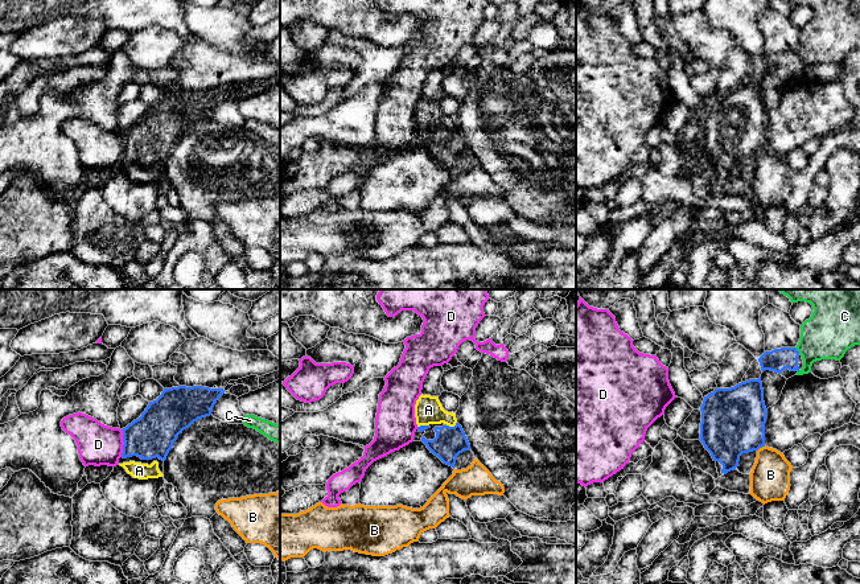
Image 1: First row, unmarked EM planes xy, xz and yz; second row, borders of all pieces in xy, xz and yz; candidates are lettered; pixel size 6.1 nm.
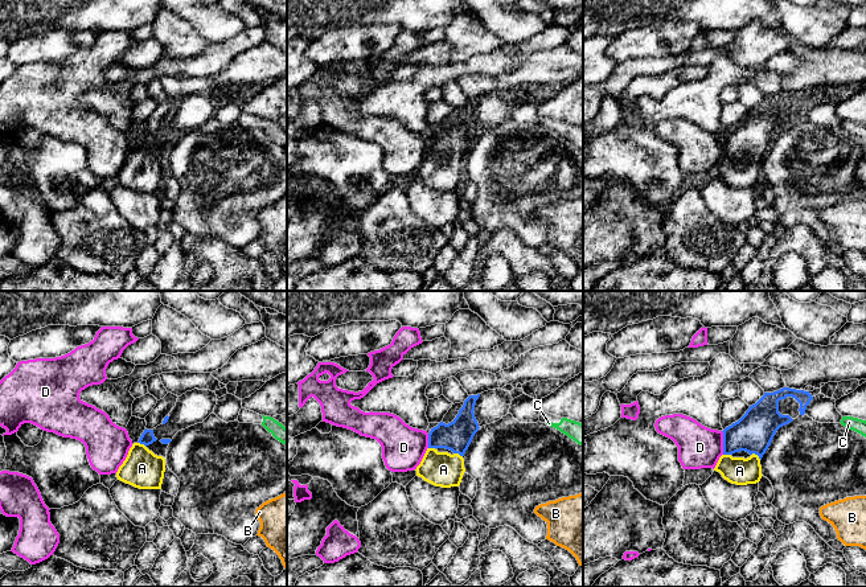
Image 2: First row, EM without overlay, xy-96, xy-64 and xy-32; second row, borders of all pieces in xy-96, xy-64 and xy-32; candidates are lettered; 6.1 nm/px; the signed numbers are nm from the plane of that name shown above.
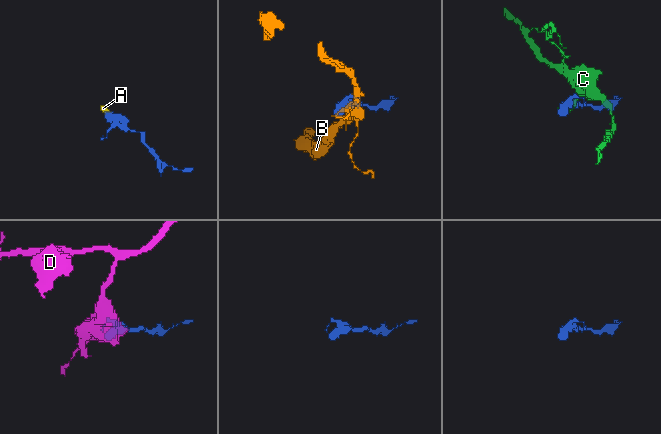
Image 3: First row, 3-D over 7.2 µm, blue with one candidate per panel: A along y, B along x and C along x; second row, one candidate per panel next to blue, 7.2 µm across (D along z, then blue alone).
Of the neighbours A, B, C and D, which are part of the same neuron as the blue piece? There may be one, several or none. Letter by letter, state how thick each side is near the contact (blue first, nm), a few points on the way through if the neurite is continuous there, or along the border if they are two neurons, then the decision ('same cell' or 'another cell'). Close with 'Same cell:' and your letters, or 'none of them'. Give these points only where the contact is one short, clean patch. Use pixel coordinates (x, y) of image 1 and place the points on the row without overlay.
A: 190 nm thick on the blue side, 170 nm on the other; runs through xz (449, 146), (452, 131), (443, 120), (428, 114); same cell
B: 380 nm thick on the blue side, 240 nm on the other; another cell
C: 140 nm thick on the blue side, 300 nm on the other; another cell
D: 280 nm thick on the blue side, 260 nm on the other; border along xy (120, 134), (123, 144), (122, 160); another cell
Same cell: A

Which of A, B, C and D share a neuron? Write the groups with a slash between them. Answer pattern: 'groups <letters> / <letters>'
groups A / B / C / D

